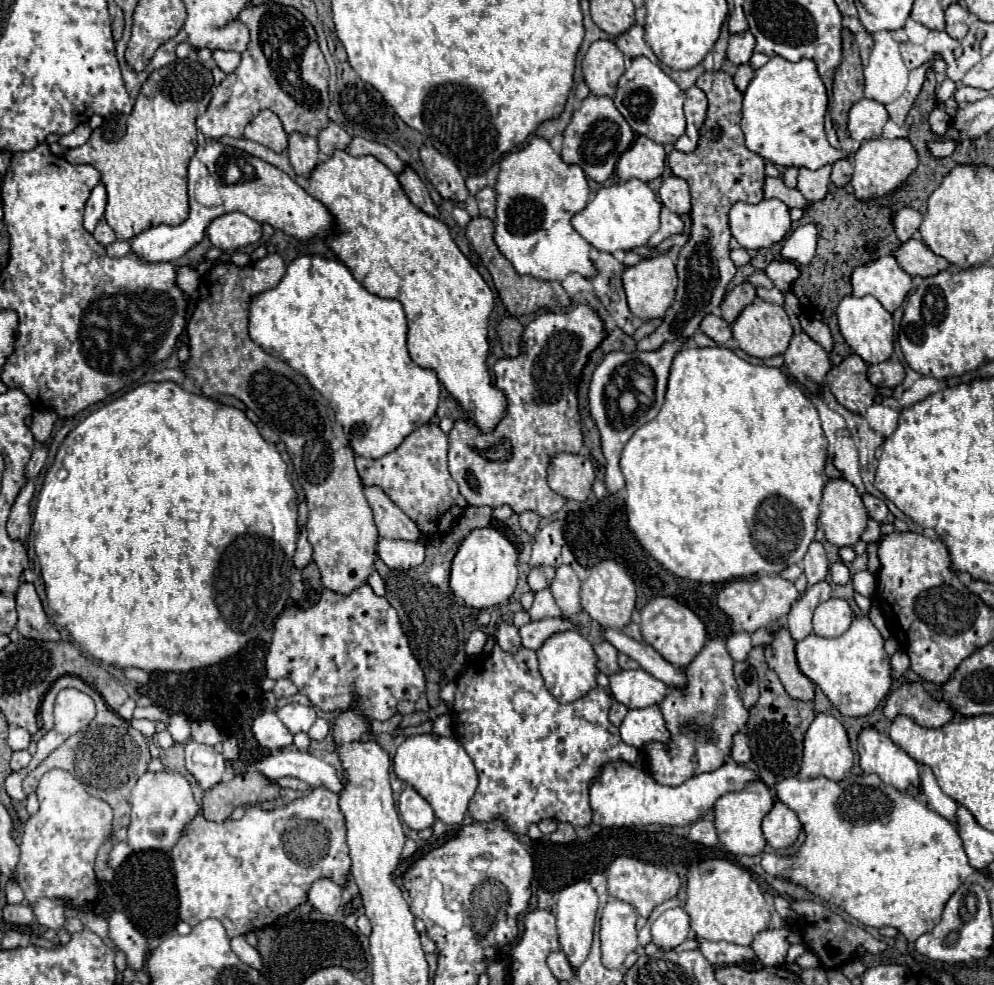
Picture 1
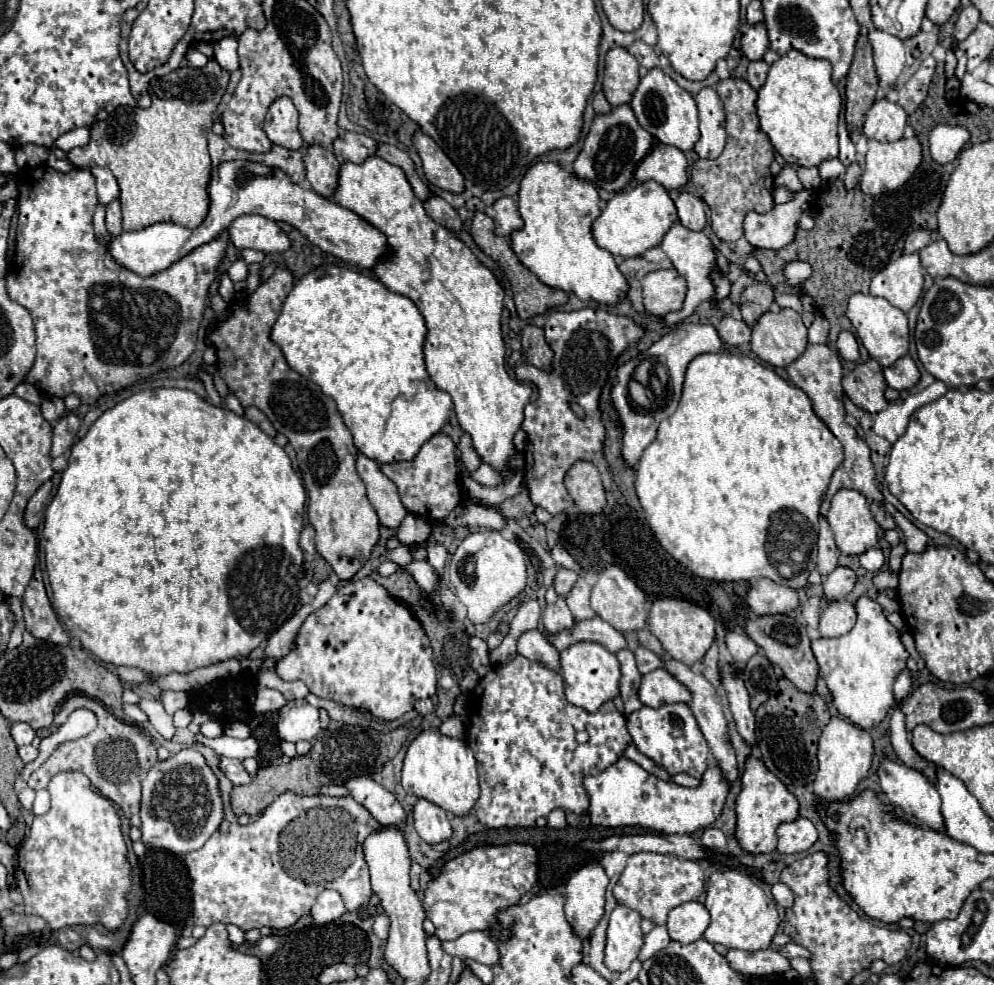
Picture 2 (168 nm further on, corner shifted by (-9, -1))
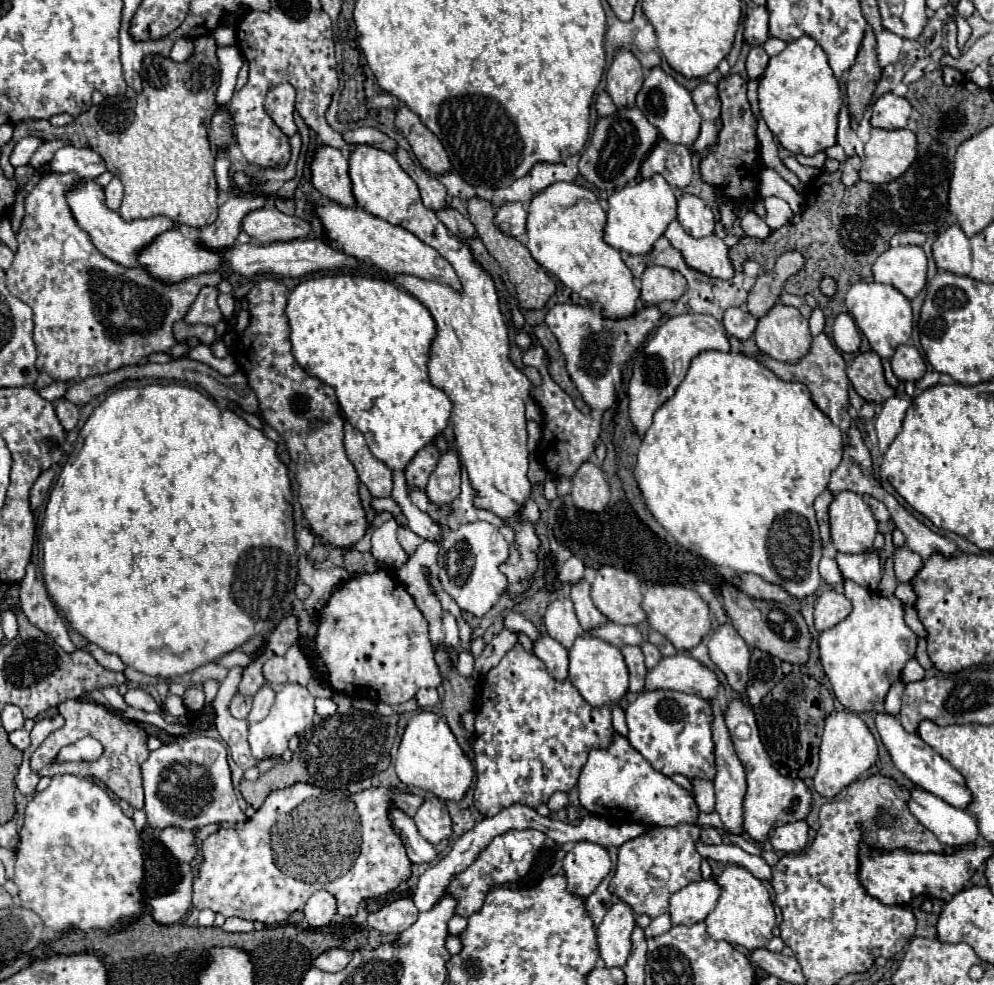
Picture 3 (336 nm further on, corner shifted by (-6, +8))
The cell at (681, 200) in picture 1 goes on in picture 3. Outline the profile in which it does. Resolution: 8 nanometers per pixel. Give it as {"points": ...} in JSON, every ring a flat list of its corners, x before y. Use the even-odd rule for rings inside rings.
{"points":[[684,194,678,200,678,222,688,234,692,234,694,238,702,238,712,234,716,220,712,210,698,196]]}

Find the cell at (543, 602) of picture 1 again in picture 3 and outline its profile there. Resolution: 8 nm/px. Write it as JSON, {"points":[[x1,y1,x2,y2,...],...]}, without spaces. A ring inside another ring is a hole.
{"points":[[568,598,554,600,554,602,548,604,546,614,544,614,544,624,546,624,548,634,566,648,572,646,576,636,584,634,582,626,576,620,572,602]]}

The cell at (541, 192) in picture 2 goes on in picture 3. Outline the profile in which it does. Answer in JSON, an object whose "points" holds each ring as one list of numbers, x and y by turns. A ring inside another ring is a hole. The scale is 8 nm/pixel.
{"points":[[554,182,542,188,528,204,528,222,526,222,526,248,532,258,560,278,570,290,580,294,588,302,604,304,602,314,608,318,626,318,636,312,636,302,640,298,640,290,634,286,632,272,620,258,620,252,604,242,604,224,606,212,600,208,596,194,590,188,578,186,574,182]]}

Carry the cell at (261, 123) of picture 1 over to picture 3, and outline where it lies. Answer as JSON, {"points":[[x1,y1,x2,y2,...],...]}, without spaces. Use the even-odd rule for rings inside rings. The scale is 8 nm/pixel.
{"points":[[288,82,274,86,266,94,264,110,286,136,294,136,296,134,296,124,294,124,294,88]]}

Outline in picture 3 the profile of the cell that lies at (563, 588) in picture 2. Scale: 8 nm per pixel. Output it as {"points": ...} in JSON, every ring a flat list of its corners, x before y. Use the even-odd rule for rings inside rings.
{"points":[[576,556,568,558,560,568,558,568,558,578,564,584,576,584,578,580,582,580,584,574,584,564,582,560,578,560]]}

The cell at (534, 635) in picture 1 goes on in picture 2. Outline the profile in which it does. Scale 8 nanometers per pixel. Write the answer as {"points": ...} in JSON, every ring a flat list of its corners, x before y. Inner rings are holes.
{"points":[[593,617,593,619,587,619,587,621,579,621,575,623,573,629,569,631,561,631,559,635,547,635,549,641,559,649,567,649,569,645,573,643,579,643,579,641,593,641,593,643,601,643,603,647,607,647,611,653,617,653,621,649,627,647,627,641,623,637,621,631,613,629,609,623,605,623,603,619,599,617]]}

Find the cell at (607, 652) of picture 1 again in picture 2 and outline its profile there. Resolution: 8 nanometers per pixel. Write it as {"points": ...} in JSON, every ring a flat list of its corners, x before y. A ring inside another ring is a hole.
{"points":[[623,649,617,653,617,659,621,663,621,697,625,701,625,715,637,711,643,707,643,703,637,699,637,689,641,685,641,673,635,665,635,655,629,649]]}

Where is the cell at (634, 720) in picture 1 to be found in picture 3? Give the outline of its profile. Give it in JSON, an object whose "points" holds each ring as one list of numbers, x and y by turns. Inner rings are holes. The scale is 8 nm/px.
{"points":[[674,690,640,692,626,710,628,740,630,744,652,764,654,770,672,776,684,774,688,778,712,780,714,766,714,742,710,734,710,704,700,696,682,694]]}

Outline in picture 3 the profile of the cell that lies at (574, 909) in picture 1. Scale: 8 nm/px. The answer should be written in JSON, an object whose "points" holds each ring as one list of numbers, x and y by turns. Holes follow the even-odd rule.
{"points":[[578,842,564,858,564,874,570,894,588,898,610,872,606,848,592,842]]}

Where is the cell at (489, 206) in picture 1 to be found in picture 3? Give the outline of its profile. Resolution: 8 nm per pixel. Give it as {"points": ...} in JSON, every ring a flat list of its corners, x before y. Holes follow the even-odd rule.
{"points":[[522,202,502,204,496,212,494,224,496,228,500,228,500,232,514,236,514,238,522,238,524,228,526,228,526,206]]}

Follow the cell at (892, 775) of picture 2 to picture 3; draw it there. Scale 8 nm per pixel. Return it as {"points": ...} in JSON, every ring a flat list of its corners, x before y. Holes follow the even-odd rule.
{"points":[[920,786,910,788,908,808,920,820,920,824,936,834,942,844,954,848,976,842,978,826,974,816,964,810,952,808,928,790,922,790]]}

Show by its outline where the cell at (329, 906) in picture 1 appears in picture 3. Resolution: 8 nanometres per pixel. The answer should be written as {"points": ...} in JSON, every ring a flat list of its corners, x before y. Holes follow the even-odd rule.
{"points":[[318,890,306,902,304,914,306,914,308,926,312,926,312,928,326,926,332,920,332,916,336,914,336,898,328,890]]}

